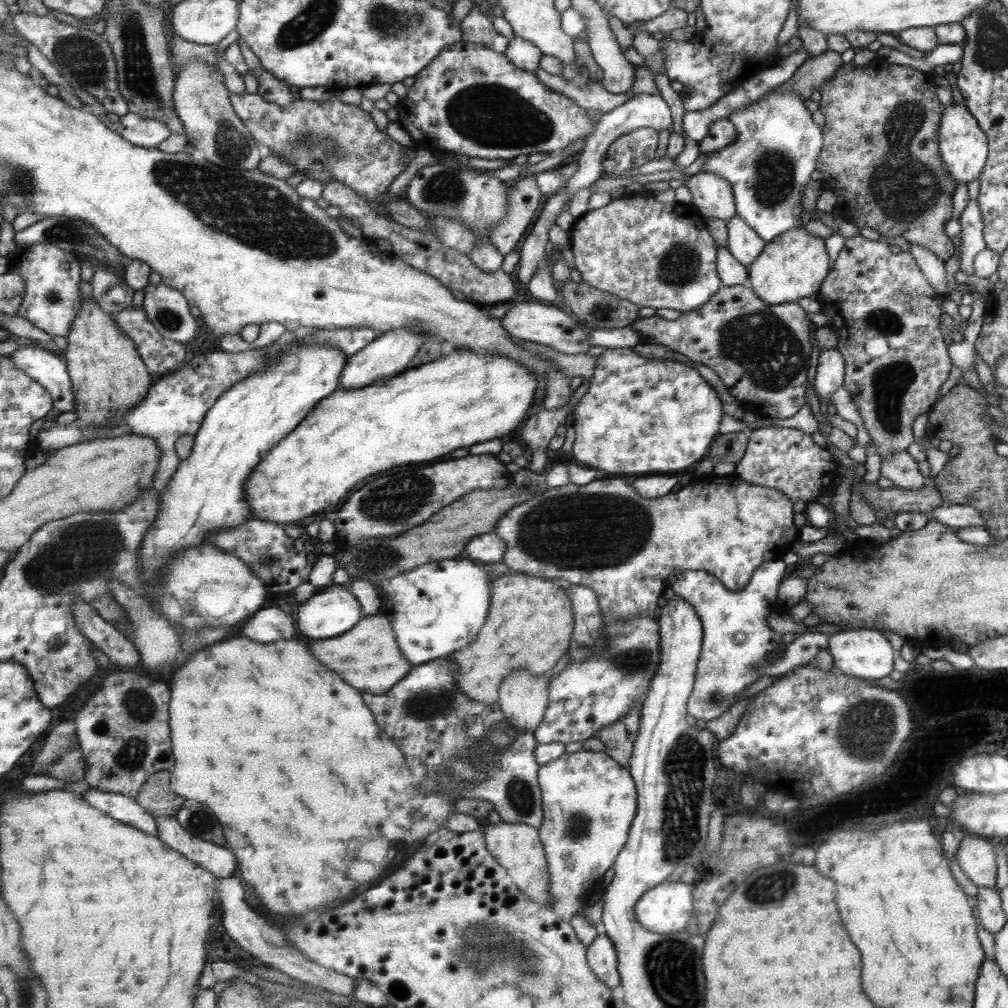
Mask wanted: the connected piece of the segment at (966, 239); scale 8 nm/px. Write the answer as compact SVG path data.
M969 199L958 217L960 229L960 244L957 248L961 271L973 275L975 255L985 248L982 238L982 220L976 199Z

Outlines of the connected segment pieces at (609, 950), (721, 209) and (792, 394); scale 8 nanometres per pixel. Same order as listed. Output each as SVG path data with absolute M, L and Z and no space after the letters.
M597 934L593 942L587 946L587 962L607 987L612 989L620 984L615 950L605 934Z
M699 171L686 180L670 179L668 183L674 189L685 185L691 193L689 203L704 218L727 222L736 215L730 184L717 174Z
M748 282L743 285L736 286L720 286L718 293L714 295L706 303L698 309L691 310L690 312L685 312L679 314L679 318L675 320L667 320L657 315L652 315L649 317L638 317L630 325L630 328L641 338L646 338L649 344L661 344L665 348L669 348L674 353L679 353L681 356L686 356L689 360L696 364L702 364L711 368L715 374L719 377L719 380L723 383L723 386L727 389L727 392L742 405L744 412L750 412L755 415L755 417L766 418L766 419L781 419L781 418L791 418L795 412L798 412L804 405L805 400L803 400L803 392L805 392L805 374L807 374L807 368L809 368L809 354L811 354L811 342L809 342L809 332L811 332L811 324L809 320L805 318L805 312L793 302L787 302L785 304L764 304L758 296L756 296L755 291Z

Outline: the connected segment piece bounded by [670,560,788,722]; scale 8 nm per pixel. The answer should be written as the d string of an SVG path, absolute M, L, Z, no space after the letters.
M783 561L763 562L754 570L747 585L739 591L730 591L715 575L703 570L681 571L671 582L670 589L677 597L693 605L702 622L702 646L687 714L696 720L713 720L737 702L737 695L760 676L759 667L765 661L773 661L781 650L781 634L771 632L765 626L765 616L773 611L787 613L787 607L779 606L777 588L785 576Z

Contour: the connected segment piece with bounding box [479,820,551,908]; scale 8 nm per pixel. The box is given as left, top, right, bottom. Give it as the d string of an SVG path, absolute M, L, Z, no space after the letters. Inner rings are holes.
M487 820L481 821L479 828L483 831L483 838L486 839L490 853L495 858L499 858L503 866L507 866L506 874L511 874L510 880L517 890L525 894L531 902L539 902L550 908L547 906L551 900L551 895L547 891L550 885L550 874L547 872L545 850L538 836L538 830L527 824L505 824L503 821L491 824Z

